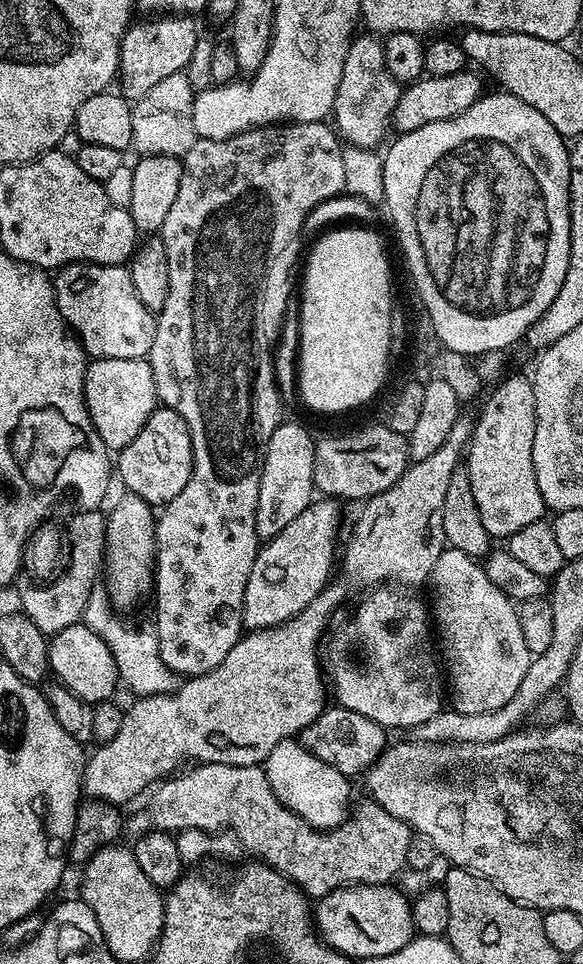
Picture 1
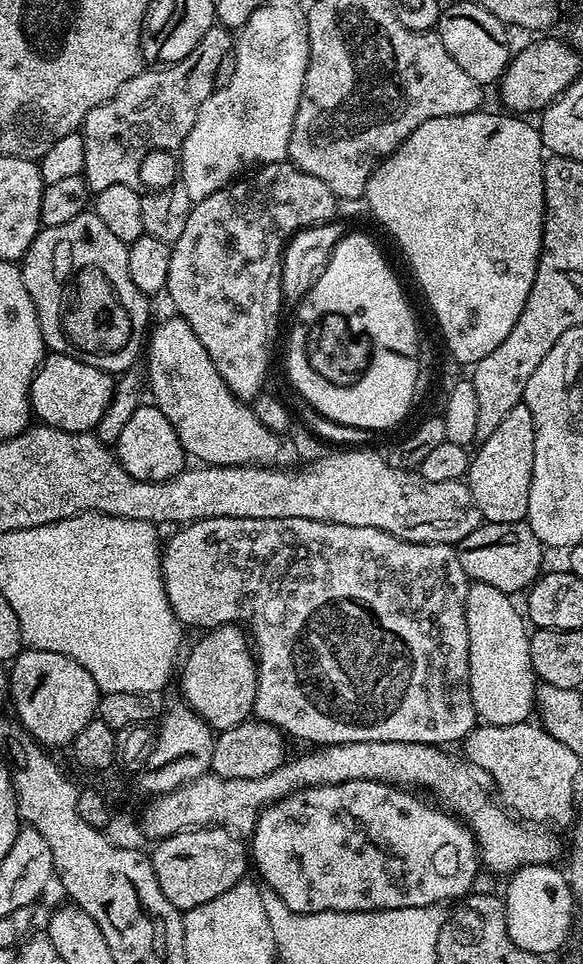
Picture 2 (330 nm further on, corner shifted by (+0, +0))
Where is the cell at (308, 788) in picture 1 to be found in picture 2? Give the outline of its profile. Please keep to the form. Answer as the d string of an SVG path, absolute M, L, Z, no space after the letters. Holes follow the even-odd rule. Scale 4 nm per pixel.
M351 780L341 784L323 784L317 788L303 788L301 792L292 792L286 798L275 800L260 813L255 832L250 836L250 860L260 871L260 876L272 887L272 896L282 898L290 910L302 914L315 912L377 912L378 910L398 910L399 908L421 908L431 904L443 905L444 900L459 901L473 891L476 873L482 865L476 850L476 840L468 829L451 812L419 800L415 791L394 784L381 784L379 780Z

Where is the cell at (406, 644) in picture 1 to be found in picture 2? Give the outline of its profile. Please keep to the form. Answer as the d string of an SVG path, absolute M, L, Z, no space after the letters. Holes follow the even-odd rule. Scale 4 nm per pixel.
M210 518L195 520L173 531L160 553L160 573L166 598L181 625L199 630L221 628L224 624L246 626L256 657L255 719L273 724L289 737L309 740L309 745L349 744L350 742L414 742L449 746L463 741L477 727L476 707L470 694L466 598L470 581L458 562L451 544L415 544L366 526L327 524L310 518Z

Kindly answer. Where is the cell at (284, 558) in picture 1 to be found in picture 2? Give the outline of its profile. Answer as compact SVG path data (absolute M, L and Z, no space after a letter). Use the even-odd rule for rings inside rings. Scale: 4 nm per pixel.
M224 624L221 628L210 628L192 649L187 649L182 660L180 688L184 691L183 699L189 708L193 708L214 730L233 728L244 723L253 715L252 707L256 697L256 657L250 637L243 627Z

